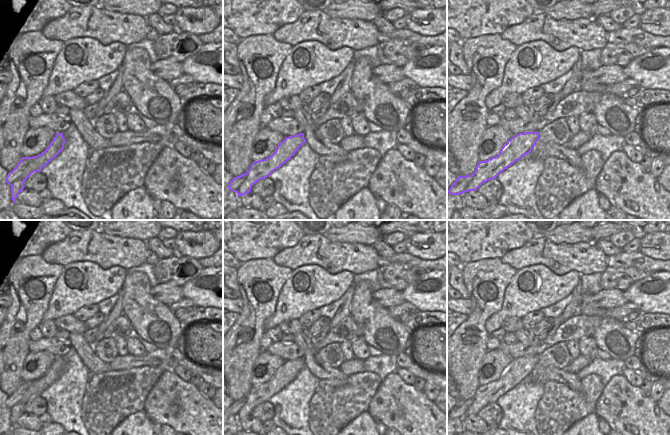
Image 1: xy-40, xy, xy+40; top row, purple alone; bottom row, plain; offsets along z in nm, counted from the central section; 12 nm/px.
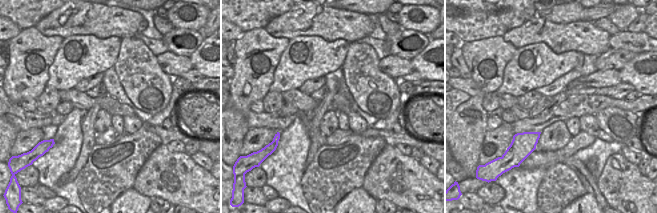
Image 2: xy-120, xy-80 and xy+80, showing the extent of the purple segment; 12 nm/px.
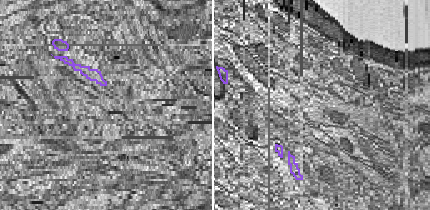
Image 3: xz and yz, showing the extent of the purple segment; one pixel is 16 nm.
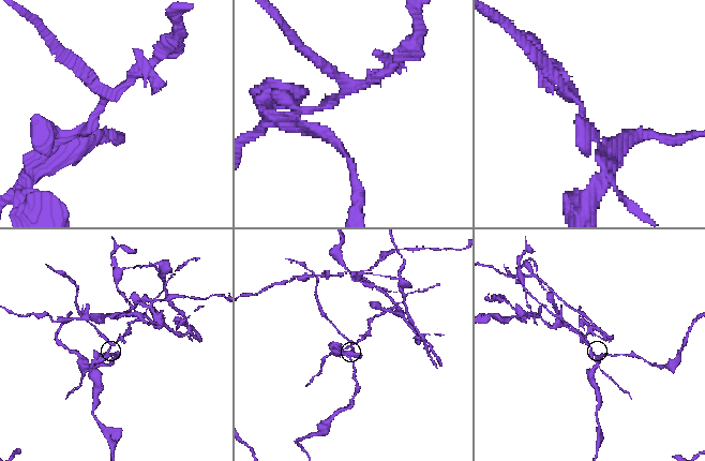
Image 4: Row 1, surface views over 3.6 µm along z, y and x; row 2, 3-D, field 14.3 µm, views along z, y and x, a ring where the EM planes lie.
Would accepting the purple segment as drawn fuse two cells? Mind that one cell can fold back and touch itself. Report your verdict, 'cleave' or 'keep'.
cleave

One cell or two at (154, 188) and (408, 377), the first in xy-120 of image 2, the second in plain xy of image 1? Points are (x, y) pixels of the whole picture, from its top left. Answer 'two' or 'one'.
two

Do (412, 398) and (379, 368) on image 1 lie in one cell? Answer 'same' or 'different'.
different

